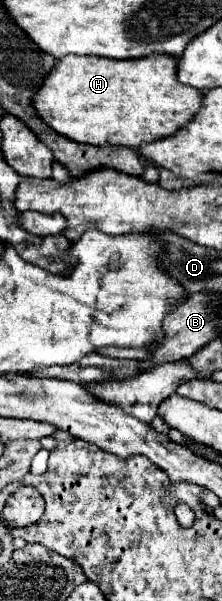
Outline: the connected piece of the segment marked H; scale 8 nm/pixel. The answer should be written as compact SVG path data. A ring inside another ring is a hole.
M65 56L45 76L33 96L37 116L57 134L91 146L129 146L171 136L201 106L201 92L177 80L173 56L113 60L99 56Z

